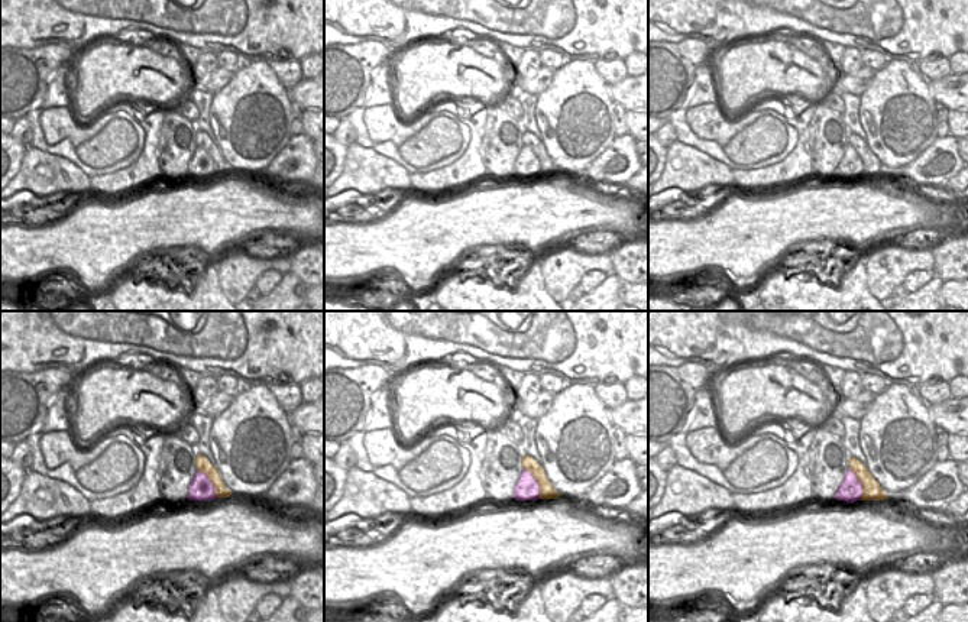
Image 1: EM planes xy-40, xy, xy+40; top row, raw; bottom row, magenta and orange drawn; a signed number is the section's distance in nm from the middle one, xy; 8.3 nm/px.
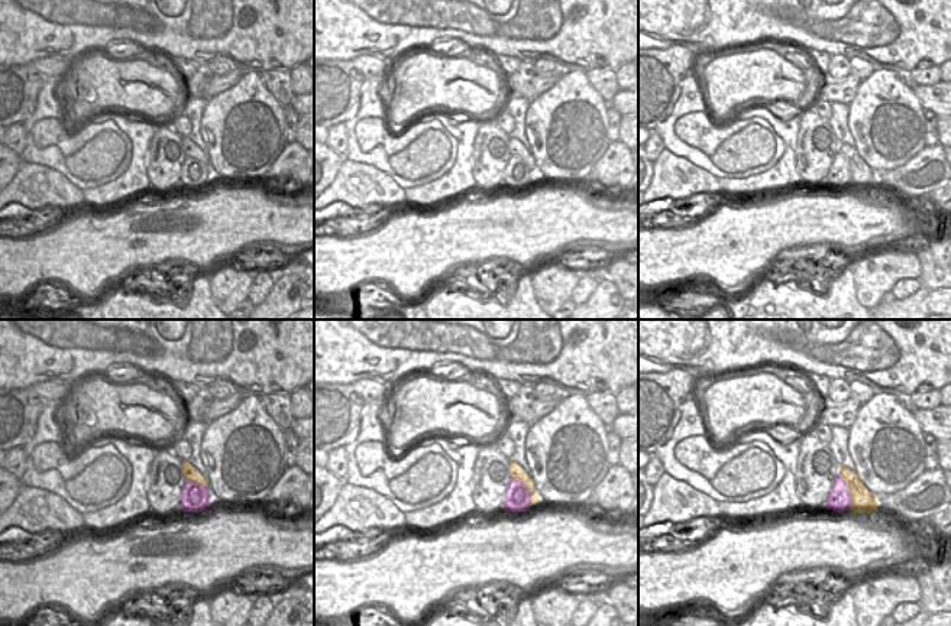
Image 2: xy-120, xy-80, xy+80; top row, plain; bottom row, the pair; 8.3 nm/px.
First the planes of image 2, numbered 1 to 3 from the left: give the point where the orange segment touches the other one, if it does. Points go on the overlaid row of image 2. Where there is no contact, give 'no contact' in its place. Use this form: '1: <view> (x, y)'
1: xy-120 (196, 483)
2: xy-80 (527, 489)
3: xy+80 (847, 492)

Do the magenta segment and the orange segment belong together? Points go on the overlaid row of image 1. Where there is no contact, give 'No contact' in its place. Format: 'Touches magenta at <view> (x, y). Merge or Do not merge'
Touches magenta at xy-40 (210, 482). Do not merge

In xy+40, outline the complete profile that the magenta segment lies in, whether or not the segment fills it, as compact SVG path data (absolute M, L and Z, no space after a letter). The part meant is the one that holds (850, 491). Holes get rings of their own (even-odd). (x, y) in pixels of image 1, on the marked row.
M848 469L836 495L835 499L845 500L846 503L854 503L855 500L861 500L862 496L862 485L855 476L855 473Z

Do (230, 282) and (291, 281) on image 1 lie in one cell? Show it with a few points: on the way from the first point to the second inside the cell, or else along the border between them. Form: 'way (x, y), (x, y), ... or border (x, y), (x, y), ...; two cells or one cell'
border (291, 271), (282, 274); two cells

